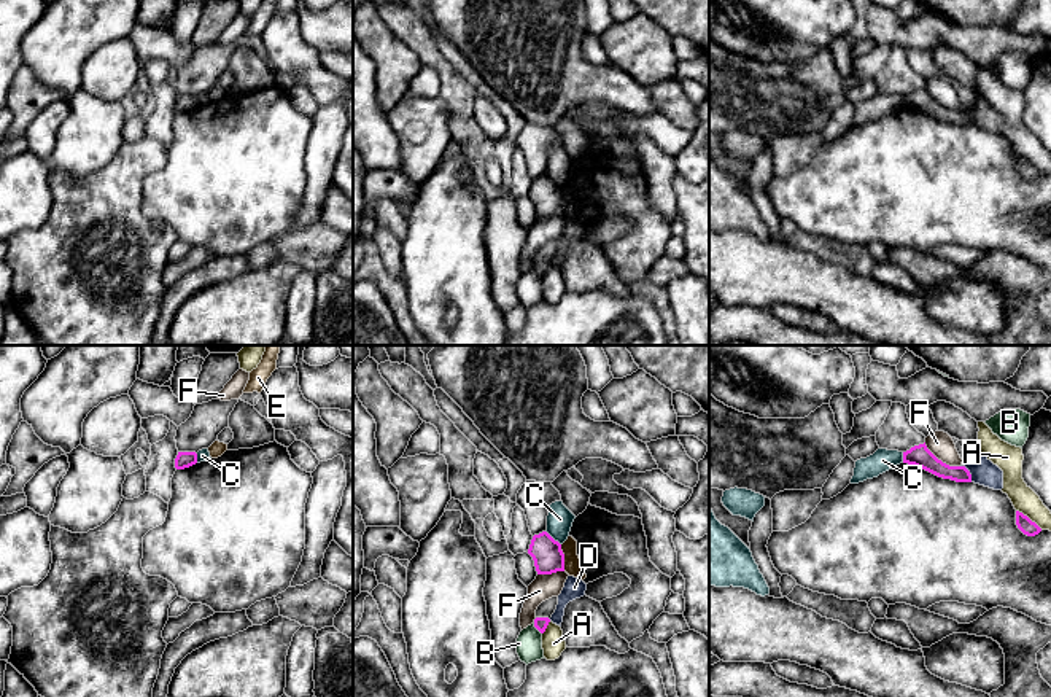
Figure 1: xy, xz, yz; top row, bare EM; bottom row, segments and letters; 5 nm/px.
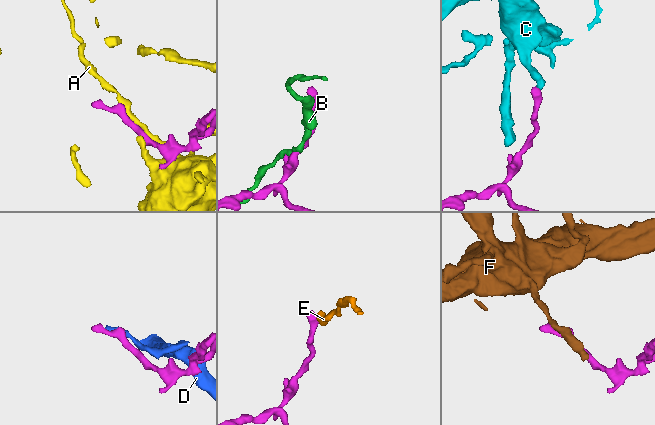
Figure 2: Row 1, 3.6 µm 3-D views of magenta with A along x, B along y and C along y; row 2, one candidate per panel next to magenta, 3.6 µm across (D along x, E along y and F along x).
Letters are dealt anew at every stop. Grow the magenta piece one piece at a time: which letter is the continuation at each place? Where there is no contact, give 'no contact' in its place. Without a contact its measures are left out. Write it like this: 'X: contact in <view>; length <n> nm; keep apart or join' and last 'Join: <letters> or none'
A: contact in yz; length 170 nm; keep apart
B: contact in xz; length 80 nm; keep apart
C: contact in xz; length 110 nm; keep apart
D: contact in yz; length 110 nm; keep apart
E: contact in xz; length 140 nm; keep apart
F: contact in yz; length 220 nm; keep apart
Join: none

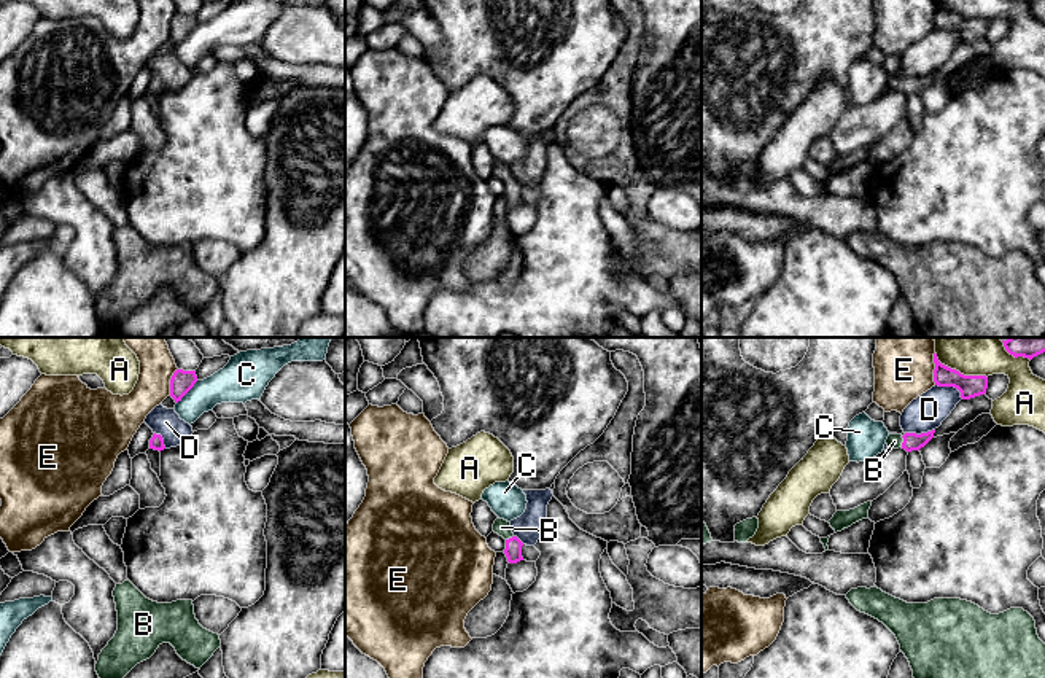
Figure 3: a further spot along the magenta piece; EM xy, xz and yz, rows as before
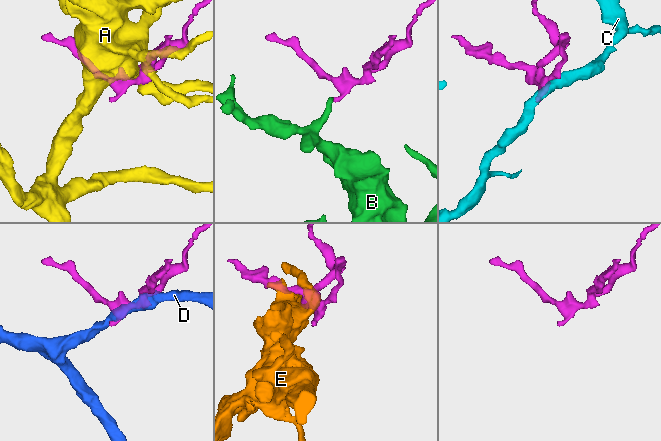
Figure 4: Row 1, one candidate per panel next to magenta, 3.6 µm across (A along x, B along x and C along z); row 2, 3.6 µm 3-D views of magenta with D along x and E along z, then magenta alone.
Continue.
A: contact in yz; length 300 nm; keep apart
B: contact in yz; length 60 nm; join
C: contact in xy; length 160 nm; keep apart
D: contact in yz; length 160 nm; keep apart
E: contact in yz; length 170 nm; keep apart
Join: B

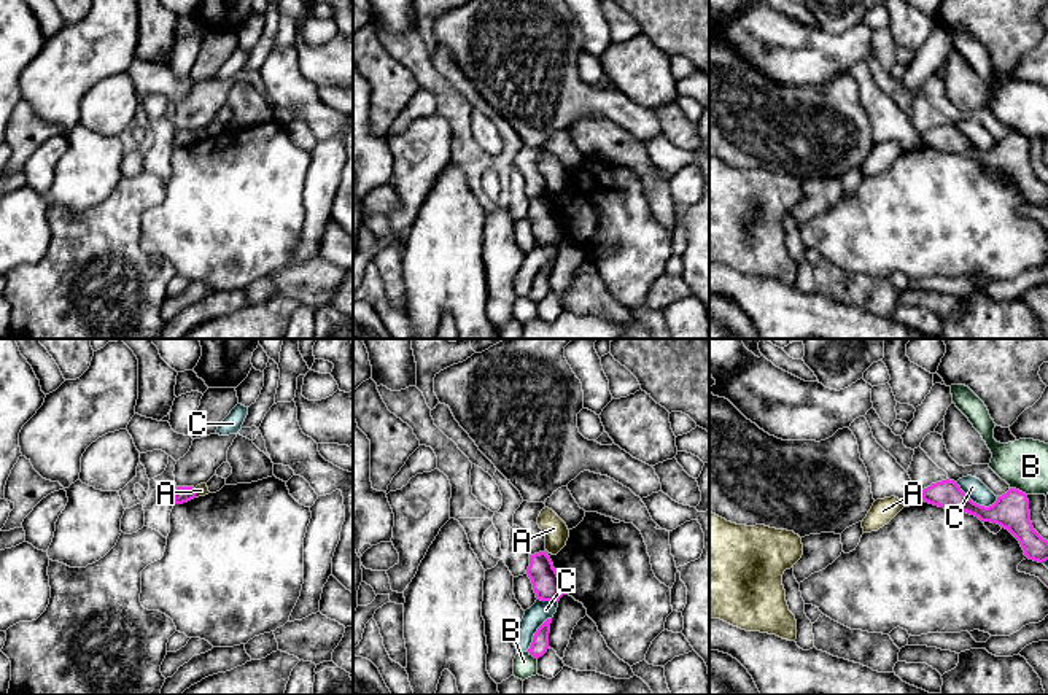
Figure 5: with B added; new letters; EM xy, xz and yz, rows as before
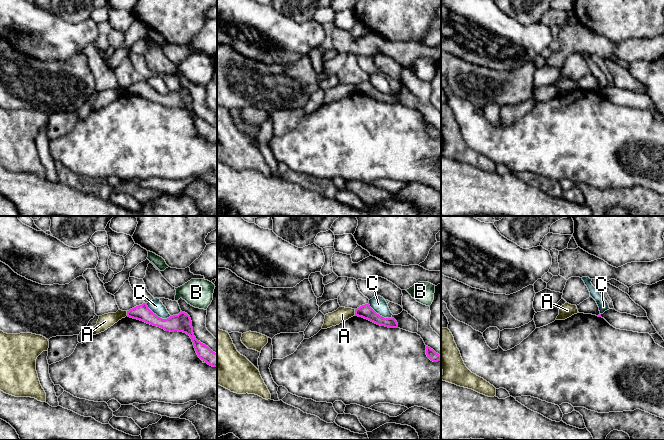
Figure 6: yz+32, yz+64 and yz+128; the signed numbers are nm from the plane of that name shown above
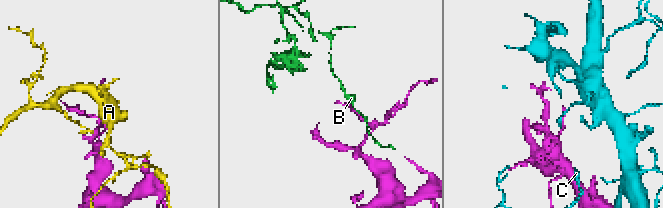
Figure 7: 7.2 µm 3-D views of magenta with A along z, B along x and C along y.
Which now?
A: contact in xy; length 50 nm; keep apart
B: contact in yz; length 100 nm; keep apart
C: contact in yz; length 240 nm; keep apart
Join: none

